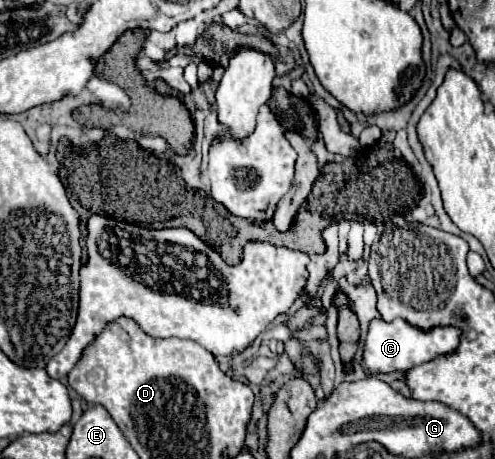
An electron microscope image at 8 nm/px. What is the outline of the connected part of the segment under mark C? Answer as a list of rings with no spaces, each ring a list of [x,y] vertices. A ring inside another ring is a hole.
[[[375,318],[369,322],[369,332],[363,344],[363,360],[361,366],[367,374],[391,374],[391,372],[409,372],[411,368],[431,362],[437,356],[447,356],[457,350],[461,342],[461,330],[457,326],[435,326],[429,330],[417,328],[403,318],[395,318],[385,322],[383,318]]]

